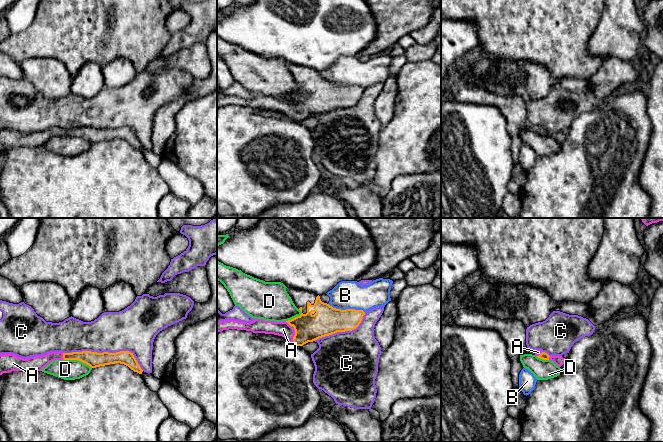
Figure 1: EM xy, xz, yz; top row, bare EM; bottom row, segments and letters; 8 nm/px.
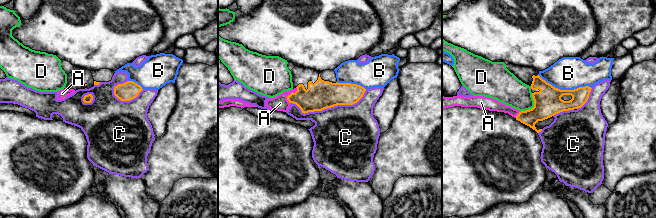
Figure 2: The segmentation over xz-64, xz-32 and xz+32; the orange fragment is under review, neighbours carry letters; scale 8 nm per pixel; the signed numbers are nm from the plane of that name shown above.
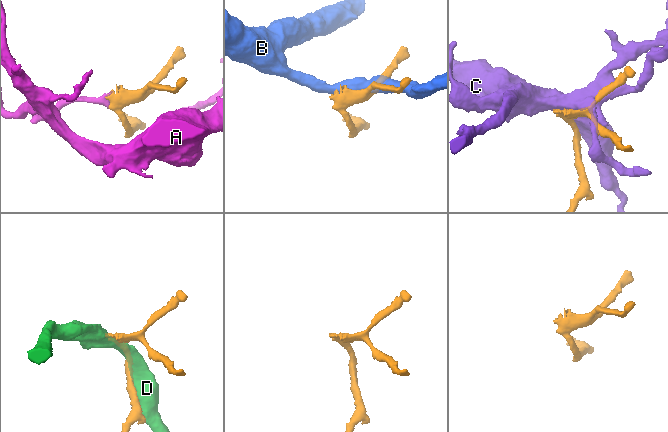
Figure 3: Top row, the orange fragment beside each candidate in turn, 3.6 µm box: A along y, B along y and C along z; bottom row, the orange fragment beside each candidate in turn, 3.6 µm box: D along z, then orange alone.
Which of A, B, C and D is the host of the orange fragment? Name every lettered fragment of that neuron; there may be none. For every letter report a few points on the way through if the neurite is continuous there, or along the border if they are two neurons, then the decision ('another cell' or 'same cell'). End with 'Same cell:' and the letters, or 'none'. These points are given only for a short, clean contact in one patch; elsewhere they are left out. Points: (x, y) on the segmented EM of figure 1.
A: across xz (308, 328), (301, 334), (294, 335), (283, 329) | same cell
B: another cell
C: another cell
D: another cell
Same cell: A

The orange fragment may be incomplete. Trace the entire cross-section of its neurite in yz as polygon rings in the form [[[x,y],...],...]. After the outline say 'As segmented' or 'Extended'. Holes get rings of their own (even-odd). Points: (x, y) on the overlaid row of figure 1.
[[[536,350],[535,355],[540,359],[553,361],[559,367],[566,362],[566,359],[562,356],[549,356],[547,353],[542,352],[541,350]]]. Extended

